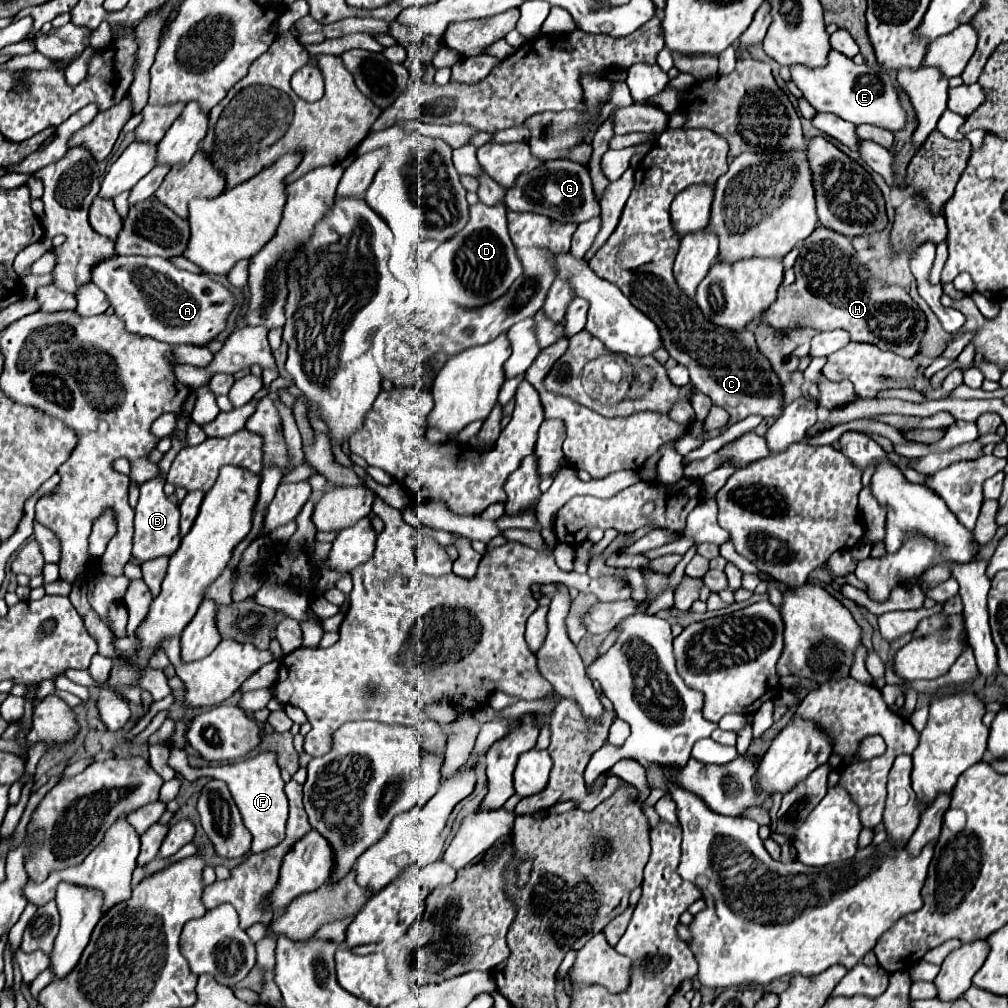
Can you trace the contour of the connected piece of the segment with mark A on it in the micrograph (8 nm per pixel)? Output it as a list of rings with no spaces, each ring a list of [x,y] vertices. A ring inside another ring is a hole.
[[[112,256],[104,258],[92,266],[90,280],[106,294],[116,316],[124,320],[126,330],[142,336],[152,336],[166,344],[208,344],[216,334],[226,326],[226,318],[234,306],[234,298],[222,284],[214,282],[206,274],[190,274],[178,270],[164,258],[146,258],[146,256]]]

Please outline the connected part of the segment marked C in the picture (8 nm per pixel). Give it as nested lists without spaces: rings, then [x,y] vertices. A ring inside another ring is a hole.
[[[668,128],[664,134],[660,134],[652,146],[652,150],[642,158],[642,162],[638,164],[636,172],[634,172],[634,190],[622,210],[620,222],[616,226],[616,230],[612,232],[612,236],[608,238],[608,242],[592,256],[592,260],[588,262],[590,268],[604,280],[616,284],[624,296],[628,296],[628,300],[642,310],[658,328],[660,328],[660,336],[664,340],[664,348],[670,352],[670,356],[674,360],[678,360],[678,364],[684,364],[690,370],[690,382],[694,384],[694,388],[698,388],[700,392],[708,394],[710,400],[716,406],[722,406],[728,414],[730,420],[726,426],[720,428],[720,432],[724,432],[728,426],[732,426],[738,420],[744,420],[748,414],[760,414],[760,416],[778,416],[780,414],[780,404],[782,404],[782,392],[780,392],[780,382],[778,376],[772,372],[772,366],[768,362],[768,358],[764,358],[756,346],[756,338],[752,332],[748,330],[726,330],[726,328],[718,328],[712,322],[708,322],[702,312],[700,312],[700,320],[698,320],[698,306],[694,300],[688,300],[688,296],[684,296],[684,292],[678,288],[673,275],[673,263],[678,252],[678,244],[680,240],[674,238],[672,232],[672,224],[670,224],[670,204],[672,200],[684,192],[688,186],[692,184],[708,184],[714,186],[716,180],[728,172],[728,140],[722,138],[720,134],[706,130],[706,128]],[[634,236],[642,236],[646,246],[654,246],[656,252],[652,256],[652,262],[642,264],[636,270],[624,270],[620,266],[620,250],[622,244]]]

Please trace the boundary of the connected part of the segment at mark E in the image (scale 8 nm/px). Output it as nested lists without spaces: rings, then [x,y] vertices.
[[[830,50],[828,64],[824,68],[790,66],[794,84],[800,88],[804,98],[818,112],[832,112],[852,124],[876,124],[886,130],[900,130],[906,124],[906,112],[898,104],[894,82],[884,70],[868,68],[866,64],[856,66],[848,56]]]

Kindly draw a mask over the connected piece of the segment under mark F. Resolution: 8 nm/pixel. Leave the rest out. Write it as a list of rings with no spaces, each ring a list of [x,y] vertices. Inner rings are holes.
[[[171,747],[171,749],[172,759],[170,759],[169,766],[186,780],[193,782],[201,777],[211,777],[220,778],[228,784],[232,798],[236,800],[236,806],[240,808],[240,814],[244,818],[244,826],[252,834],[252,850],[250,852],[268,850],[284,840],[284,826],[288,820],[288,798],[284,794],[284,780],[280,776],[280,766],[276,762],[278,754],[274,750],[266,750],[254,758],[244,758],[238,762],[230,762],[226,766],[193,768],[189,766],[184,750],[175,747]]]

